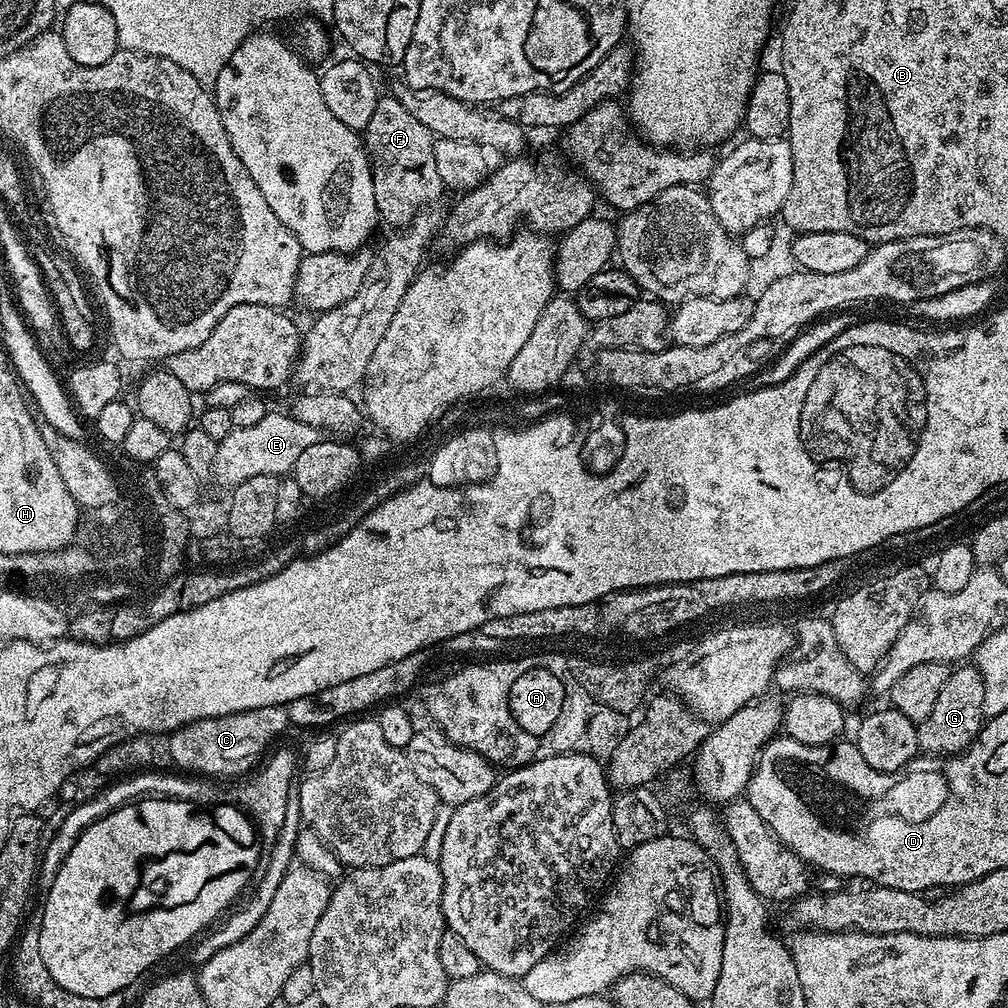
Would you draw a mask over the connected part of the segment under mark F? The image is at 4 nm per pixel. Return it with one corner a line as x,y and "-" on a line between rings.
391,94
381,95
374,106
374,114
370,114
370,122
364,127
362,143
368,154
368,165
372,167
374,182
374,202
381,221
392,226
403,226
413,220
423,208
435,204
441,199
440,192
445,191
442,178
438,178
438,166
434,166
434,146
436,140
430,129
409,113

